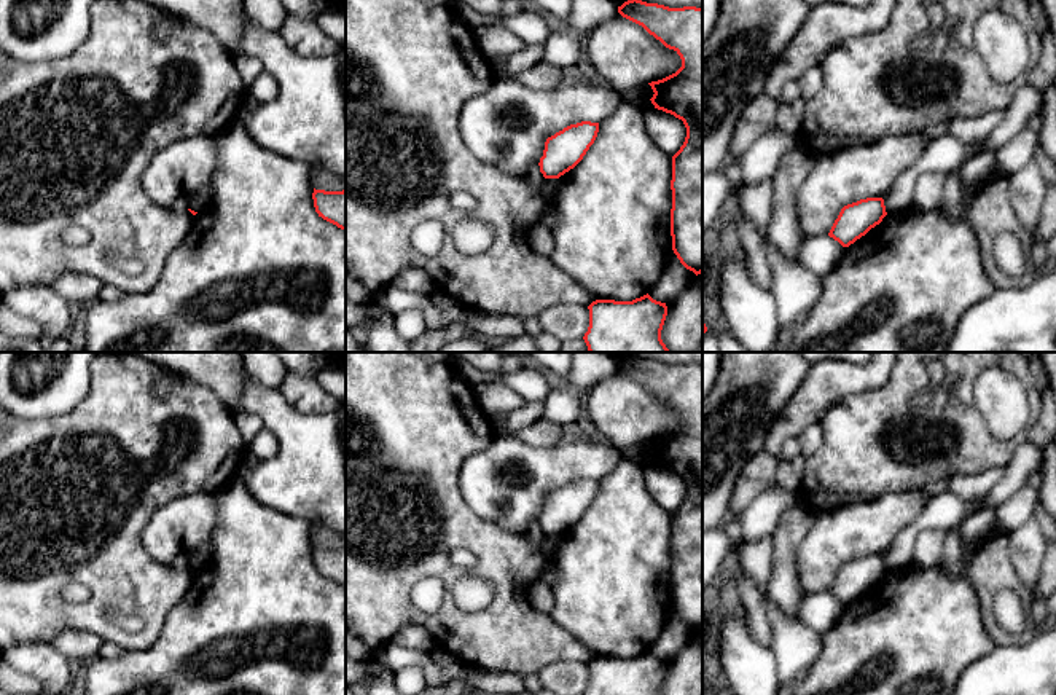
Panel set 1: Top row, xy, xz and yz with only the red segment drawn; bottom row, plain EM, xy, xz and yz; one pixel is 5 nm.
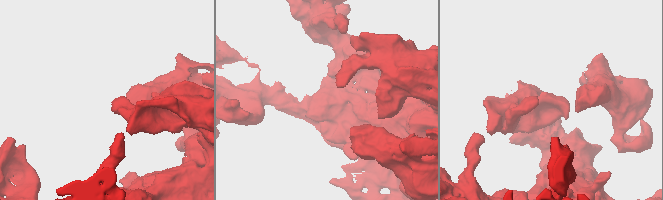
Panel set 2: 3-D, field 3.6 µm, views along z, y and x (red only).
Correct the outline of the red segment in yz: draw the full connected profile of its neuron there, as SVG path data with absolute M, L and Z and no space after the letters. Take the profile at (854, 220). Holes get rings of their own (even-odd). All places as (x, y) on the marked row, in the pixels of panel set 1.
M882 198L860 199L841 209L828 236L843 247L849 247L871 228L879 225L886 215L887 212Z

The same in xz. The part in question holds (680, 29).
M628 0L618 6L618 13L642 26L682 59L682 67L675 73L648 84L655 92L650 99L655 108L674 115L686 128L685 142L672 156L671 236L672 250L680 263L698 276L702 273L702 8L669 8L642 0Z

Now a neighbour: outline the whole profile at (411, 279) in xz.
M405 268L392 279L390 285L406 292L424 293L427 296L436 290L436 284L430 273L420 268Z

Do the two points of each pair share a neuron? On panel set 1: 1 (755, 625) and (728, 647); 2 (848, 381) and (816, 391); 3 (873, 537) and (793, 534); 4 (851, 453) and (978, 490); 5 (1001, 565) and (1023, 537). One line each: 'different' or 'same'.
1: different
2: same
3: different
4: different
5: different

